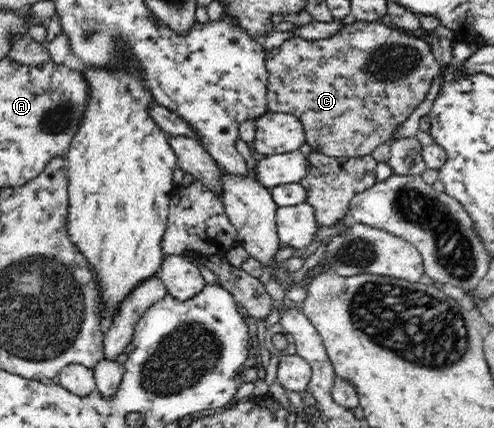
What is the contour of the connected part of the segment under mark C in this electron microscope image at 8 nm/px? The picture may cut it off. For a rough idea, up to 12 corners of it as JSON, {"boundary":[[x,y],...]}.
{"boundary":[[359,21],[267,51],[267,110],[325,156],[371,155],[441,75]]}

